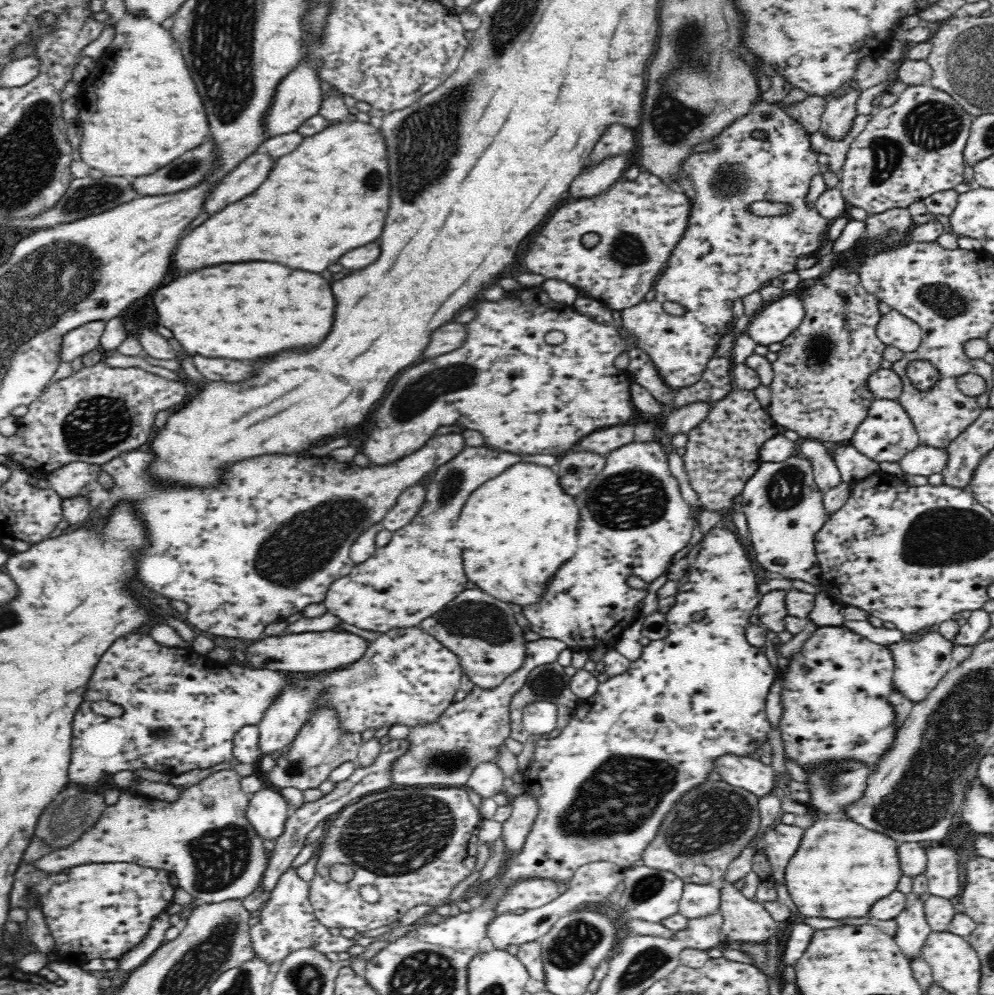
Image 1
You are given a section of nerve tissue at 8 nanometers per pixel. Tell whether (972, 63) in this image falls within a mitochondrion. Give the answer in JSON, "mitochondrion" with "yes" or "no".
{"mitochondrion":"yes"}

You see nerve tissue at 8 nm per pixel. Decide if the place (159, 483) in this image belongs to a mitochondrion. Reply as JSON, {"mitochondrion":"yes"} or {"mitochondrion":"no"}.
{"mitochondrion":"no"}

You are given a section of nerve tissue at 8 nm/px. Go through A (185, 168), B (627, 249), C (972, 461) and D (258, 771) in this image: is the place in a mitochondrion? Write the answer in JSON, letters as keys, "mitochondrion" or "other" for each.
{"A":"mitochondrion","B":"mitochondrion","C":"other","D":"other"}

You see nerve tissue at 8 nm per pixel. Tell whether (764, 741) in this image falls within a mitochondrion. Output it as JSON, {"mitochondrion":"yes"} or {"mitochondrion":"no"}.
{"mitochondrion":"no"}

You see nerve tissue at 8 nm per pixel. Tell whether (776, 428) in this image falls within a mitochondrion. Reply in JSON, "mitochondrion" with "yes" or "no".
{"mitochondrion":"no"}

